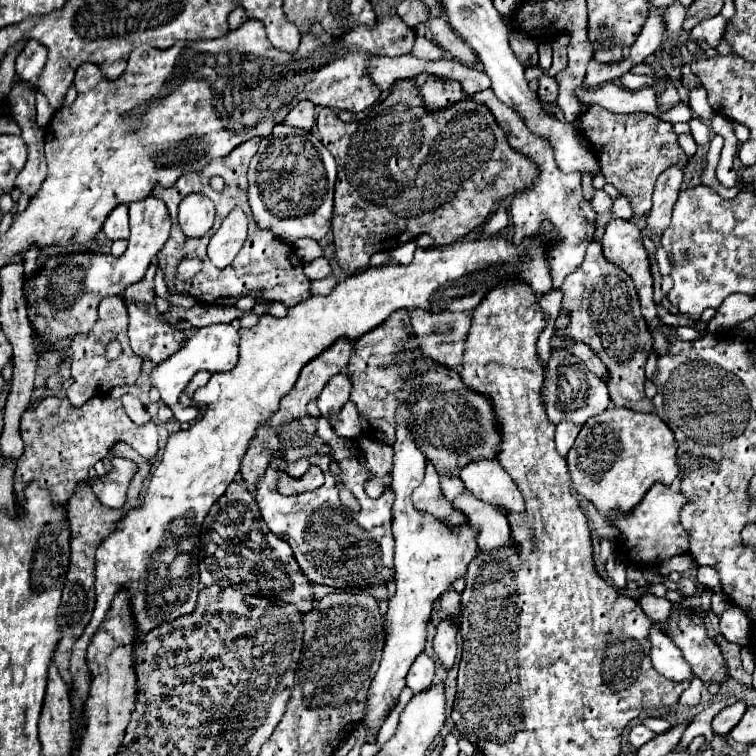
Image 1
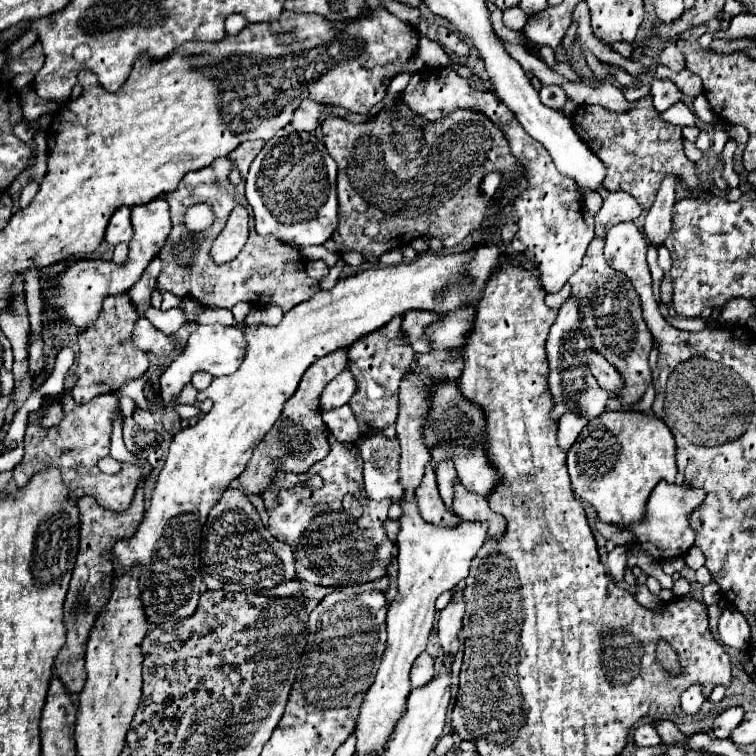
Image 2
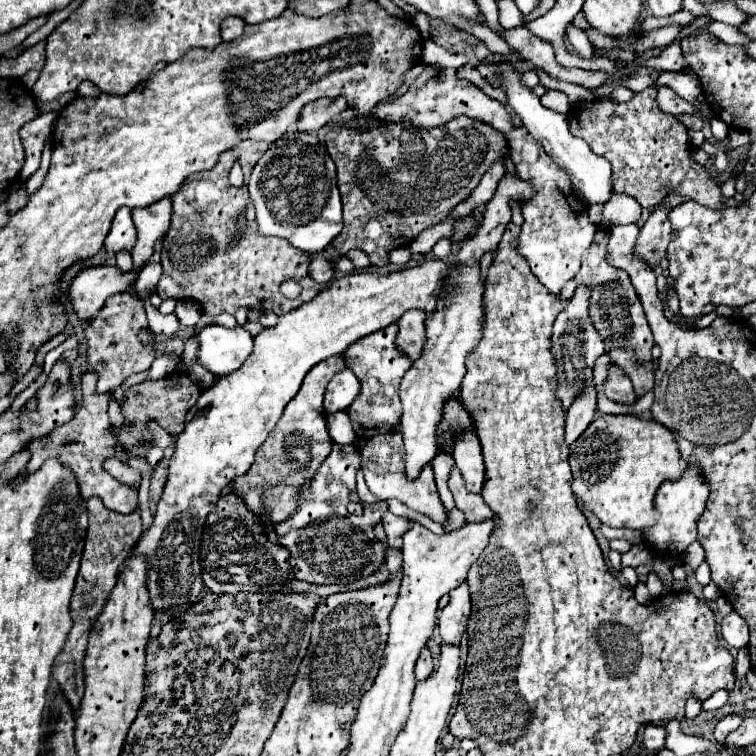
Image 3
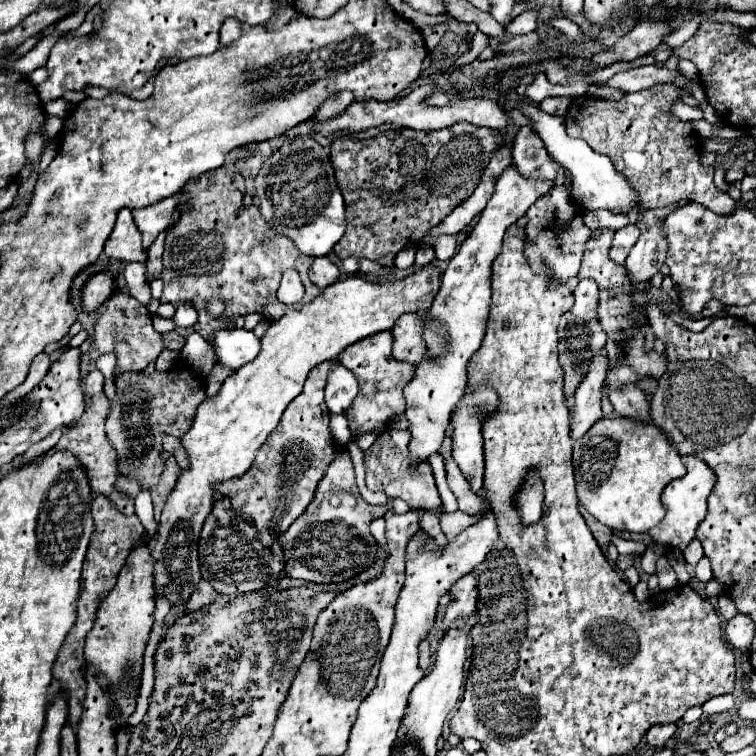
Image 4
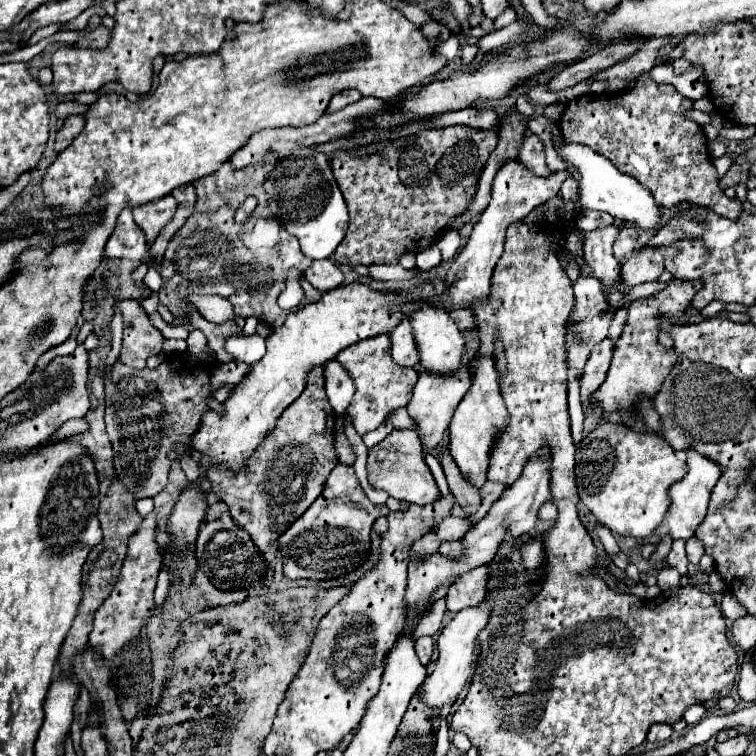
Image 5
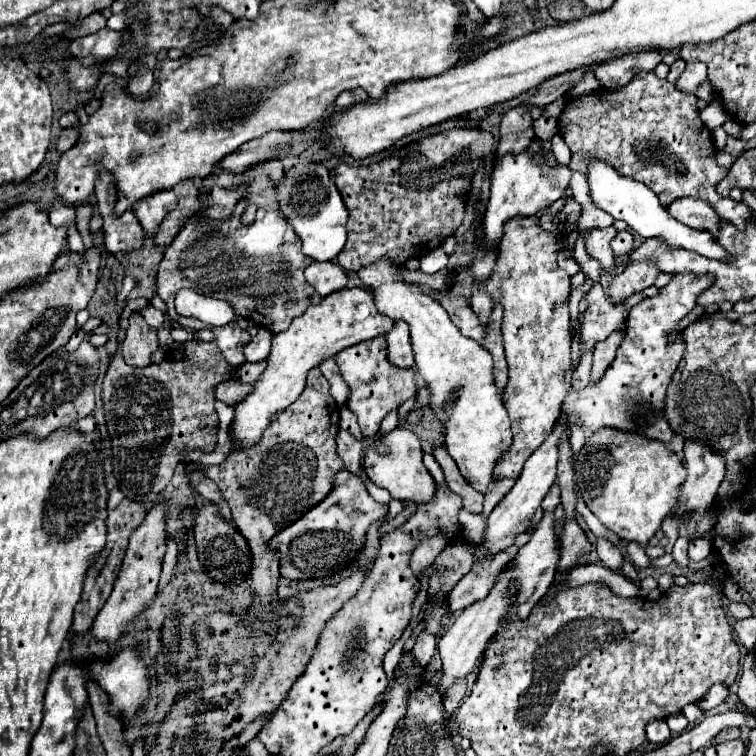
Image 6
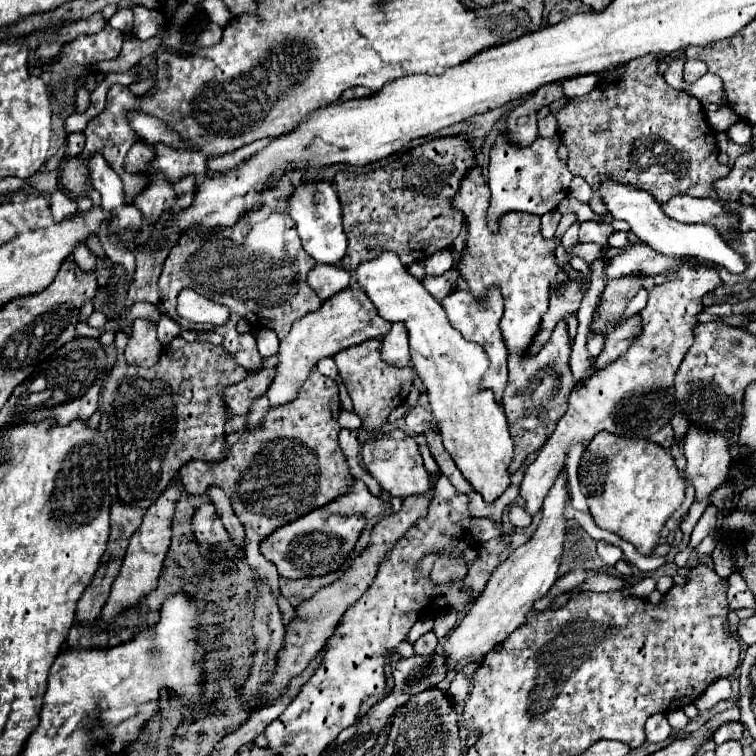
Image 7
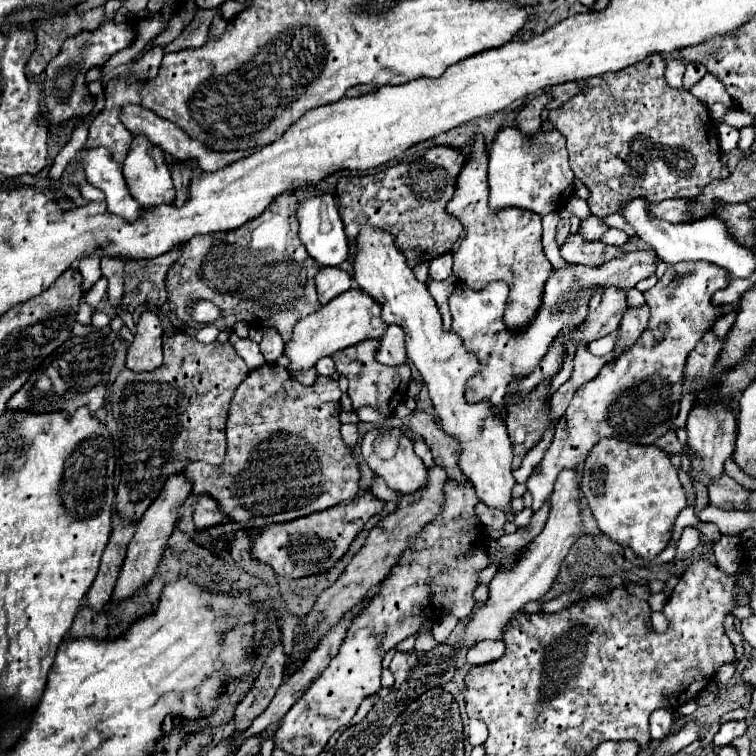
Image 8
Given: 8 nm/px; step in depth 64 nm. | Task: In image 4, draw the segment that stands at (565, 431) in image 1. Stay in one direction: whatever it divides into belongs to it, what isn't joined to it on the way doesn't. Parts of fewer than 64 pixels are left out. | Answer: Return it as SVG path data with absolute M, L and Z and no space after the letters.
M606 350L598 352L592 358L588 376L582 380L574 394L574 414L570 420L570 438L578 440L588 432L588 428L602 418L600 410L600 396L602 396L602 384L606 380Z

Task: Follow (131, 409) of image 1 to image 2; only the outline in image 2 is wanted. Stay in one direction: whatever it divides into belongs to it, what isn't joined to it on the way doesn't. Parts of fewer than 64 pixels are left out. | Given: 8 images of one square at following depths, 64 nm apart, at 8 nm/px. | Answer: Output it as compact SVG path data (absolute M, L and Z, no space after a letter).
M134 408L134 412L132 412L132 420L140 426L140 428L152 428L152 430L156 430L156 420L154 420L154 416L152 416L152 412L150 410L142 410L142 408Z

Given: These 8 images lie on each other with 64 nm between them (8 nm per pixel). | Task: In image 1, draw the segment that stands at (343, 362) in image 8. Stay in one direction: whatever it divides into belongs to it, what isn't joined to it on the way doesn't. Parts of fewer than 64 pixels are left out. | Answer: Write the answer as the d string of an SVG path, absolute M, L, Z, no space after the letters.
M402 310L360 336L360 346L348 364L348 378L352 382L350 400L360 412L364 434L372 434L372 438L392 444L396 432L396 410L406 402L414 412L410 432L416 446L424 452L426 460L436 466L440 476L458 476L468 462L480 458L496 460L502 432L496 422L492 400L486 394L480 396L480 392L470 390L456 370L426 356L418 348L418 338L412 332L410 312L404 312L404 320L400 320L400 316Z

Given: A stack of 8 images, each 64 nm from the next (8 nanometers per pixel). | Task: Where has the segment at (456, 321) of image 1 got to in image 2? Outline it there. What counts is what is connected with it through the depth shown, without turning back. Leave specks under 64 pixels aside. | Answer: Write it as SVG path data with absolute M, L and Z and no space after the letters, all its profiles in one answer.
M412 310L412 312L404 314L402 332L408 336L408 342L412 344L416 354L430 352L432 346L430 346L428 338L424 338L424 330L436 320L440 320L440 316L436 312L426 312L426 310Z

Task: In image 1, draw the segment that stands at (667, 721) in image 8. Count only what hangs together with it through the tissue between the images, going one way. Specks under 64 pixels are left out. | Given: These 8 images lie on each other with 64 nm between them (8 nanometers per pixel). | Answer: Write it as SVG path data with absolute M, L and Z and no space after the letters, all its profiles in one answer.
M638 724L638 726L632 726L632 730L630 730L630 734L628 734L628 742L630 742L634 748L640 748L640 746L646 744L648 740L652 740L652 736L654 736L652 730L648 730L646 726Z

